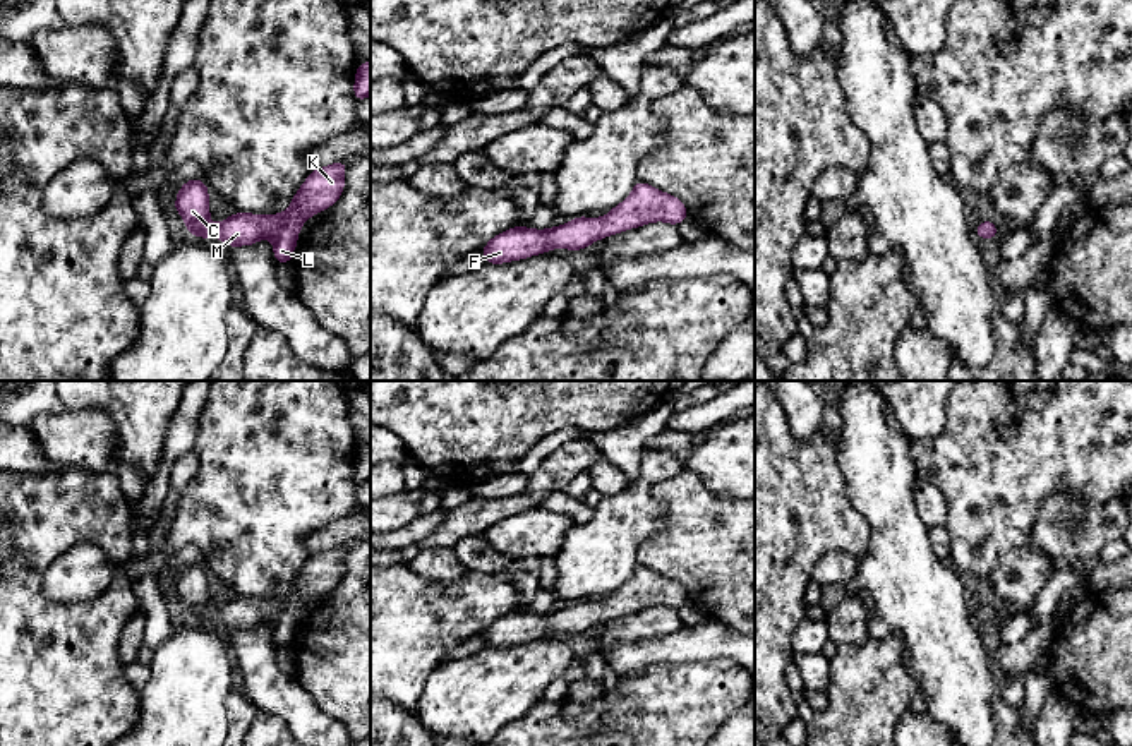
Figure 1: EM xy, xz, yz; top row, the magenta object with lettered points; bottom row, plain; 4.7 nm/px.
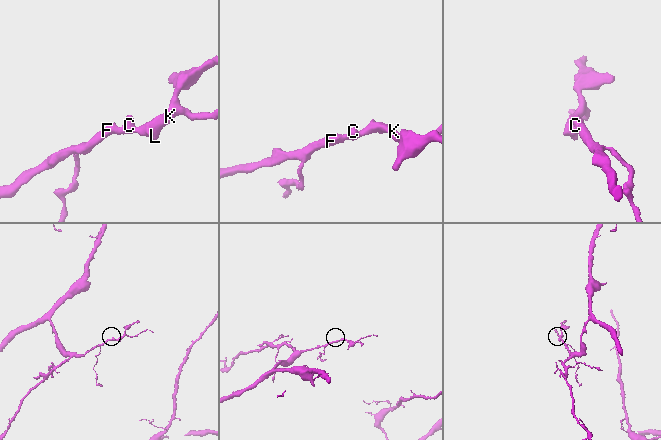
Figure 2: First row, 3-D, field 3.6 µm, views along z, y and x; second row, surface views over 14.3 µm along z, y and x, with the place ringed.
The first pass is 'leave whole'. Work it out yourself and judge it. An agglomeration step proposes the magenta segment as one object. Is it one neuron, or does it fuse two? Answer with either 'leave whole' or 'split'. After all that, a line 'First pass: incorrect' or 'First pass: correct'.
leave whole
First pass: correct

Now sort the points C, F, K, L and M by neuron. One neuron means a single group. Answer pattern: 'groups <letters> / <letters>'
groups C F K L M

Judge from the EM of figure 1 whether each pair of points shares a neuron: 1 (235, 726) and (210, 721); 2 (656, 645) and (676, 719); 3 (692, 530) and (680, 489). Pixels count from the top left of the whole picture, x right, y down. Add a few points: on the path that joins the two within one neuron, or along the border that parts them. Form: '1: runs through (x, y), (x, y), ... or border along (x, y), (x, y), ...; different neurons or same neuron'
1: border along (239, 688), (225, 700), (227, 727); different neurons
2: border along (702, 662), (652, 662), (623, 674); different neurons
3: runs through (692, 520), (692, 508), (686, 499); same neuron

